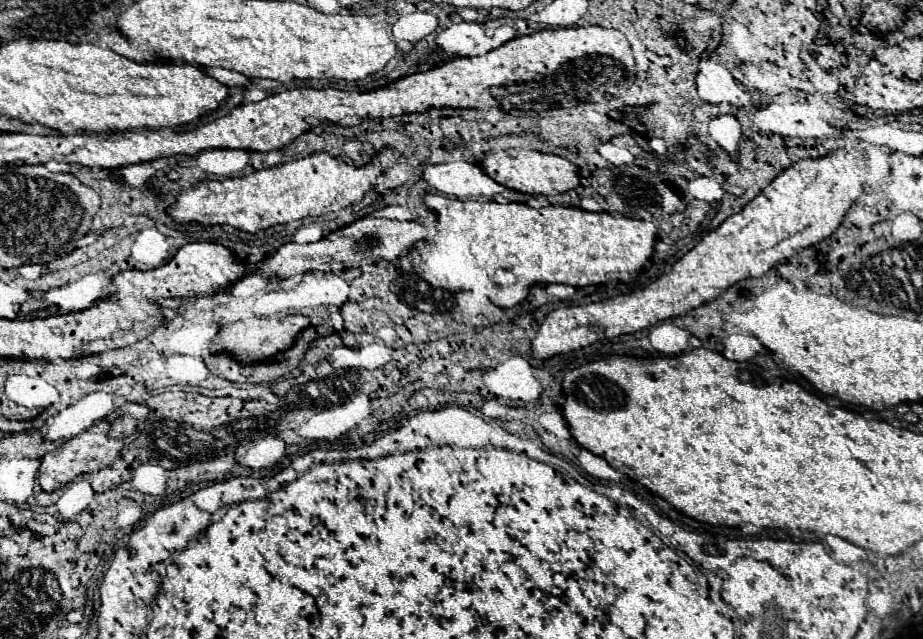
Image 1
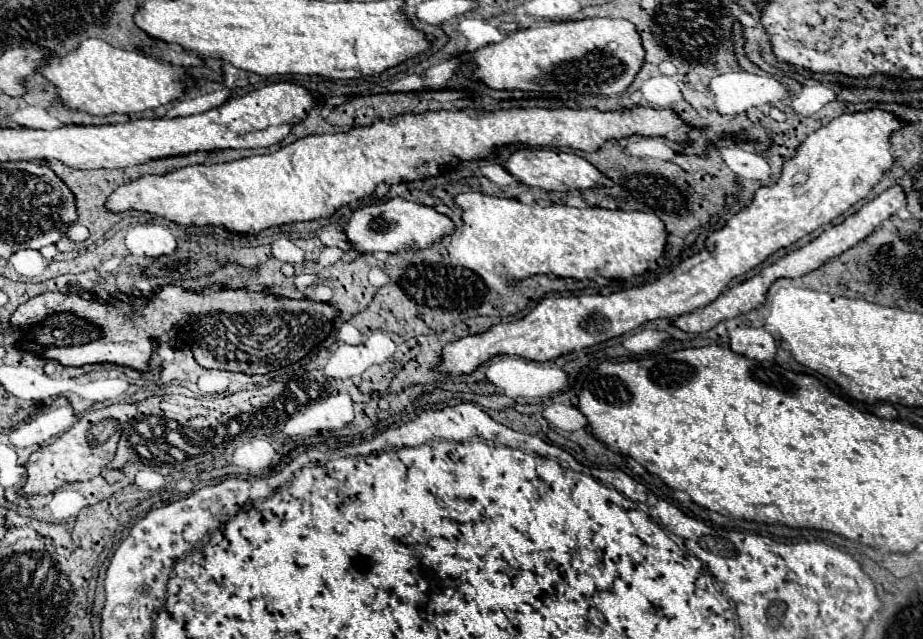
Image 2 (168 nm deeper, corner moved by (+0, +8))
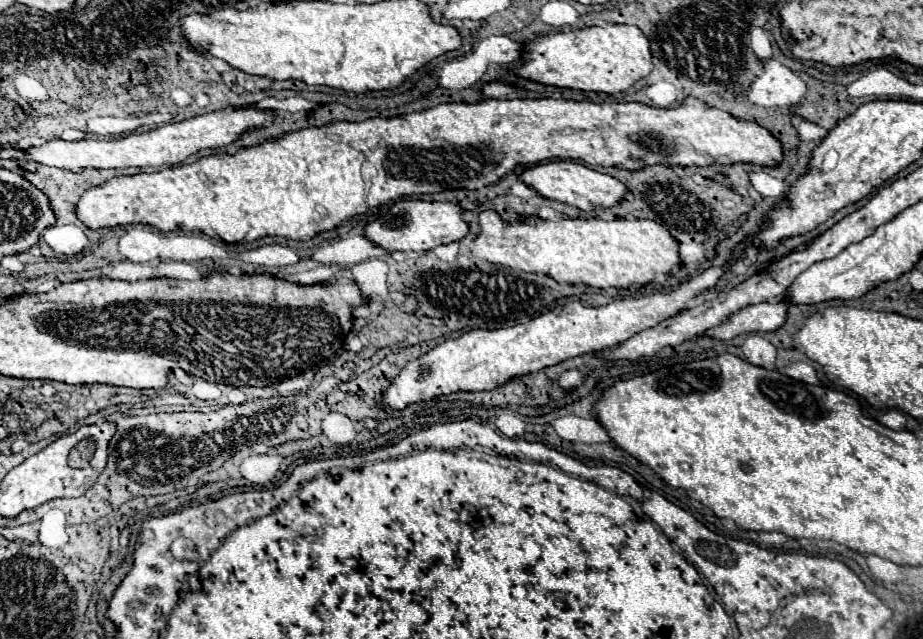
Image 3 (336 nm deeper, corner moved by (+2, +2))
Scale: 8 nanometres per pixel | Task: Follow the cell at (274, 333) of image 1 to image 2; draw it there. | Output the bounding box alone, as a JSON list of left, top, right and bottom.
[11,286,339,374]

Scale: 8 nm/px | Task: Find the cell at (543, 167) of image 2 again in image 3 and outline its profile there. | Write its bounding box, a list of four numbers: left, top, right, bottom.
[521,160,627,212]

